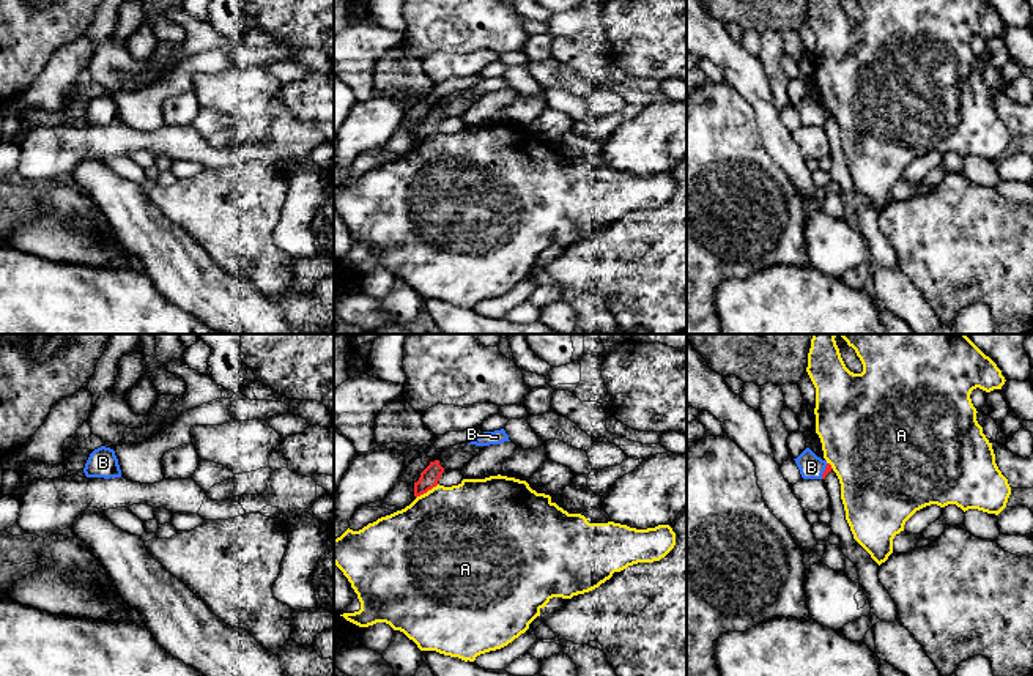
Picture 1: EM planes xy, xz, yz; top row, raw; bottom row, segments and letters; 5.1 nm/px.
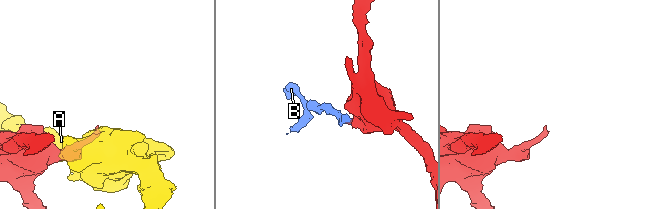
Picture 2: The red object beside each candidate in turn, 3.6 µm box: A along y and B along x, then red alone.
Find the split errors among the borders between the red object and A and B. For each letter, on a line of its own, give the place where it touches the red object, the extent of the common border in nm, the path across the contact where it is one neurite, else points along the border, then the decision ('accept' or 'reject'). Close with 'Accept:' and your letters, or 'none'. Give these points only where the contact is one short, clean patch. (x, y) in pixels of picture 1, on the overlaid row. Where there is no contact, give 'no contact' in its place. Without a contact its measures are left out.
A: meets red in xz at (427, 490); contact 140 nm long; reject
B: meets red in yz at (824, 471); contact 90 nm long; runs through yz (829, 468), (824, 471), (811, 467); accept
Accept: B

